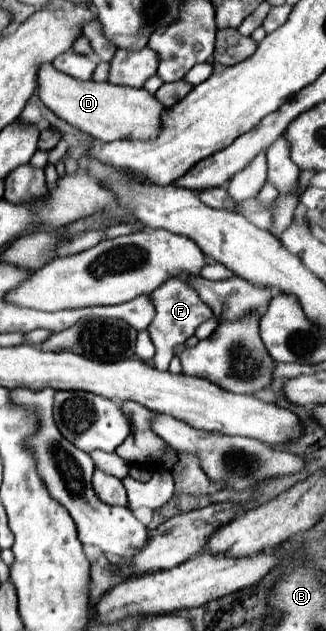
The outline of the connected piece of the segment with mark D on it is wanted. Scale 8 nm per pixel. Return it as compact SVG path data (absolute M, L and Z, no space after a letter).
M42 64L38 68L36 78L36 94L38 98L62 120L72 124L74 128L90 134L100 142L112 142L120 138L154 138L160 126L160 114L164 106L144 88L130 88L130 86L116 86L110 82L84 82L54 70L52 64Z

